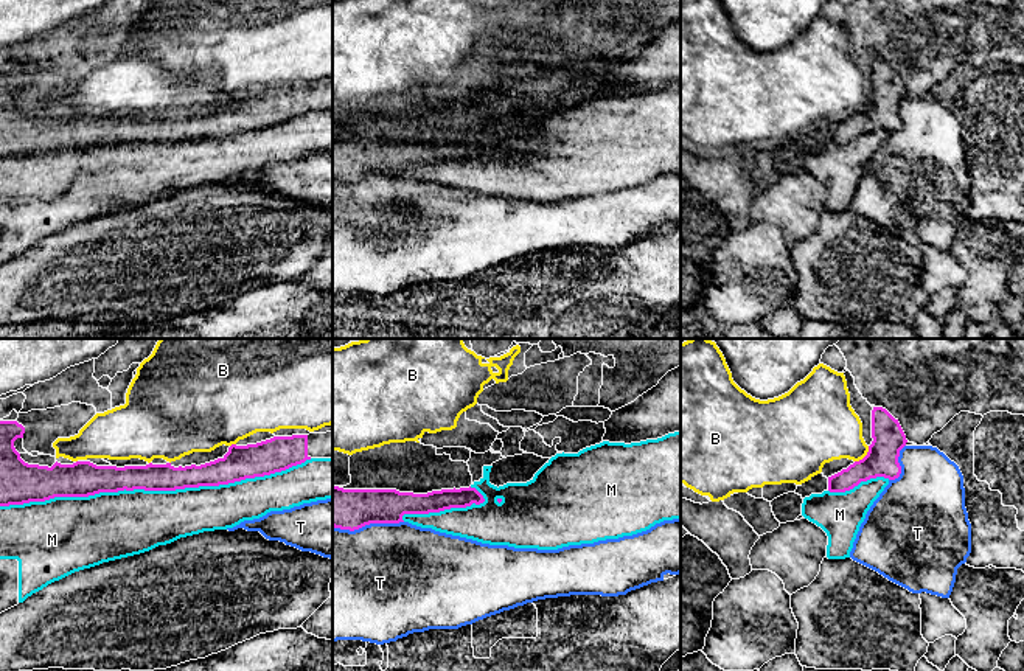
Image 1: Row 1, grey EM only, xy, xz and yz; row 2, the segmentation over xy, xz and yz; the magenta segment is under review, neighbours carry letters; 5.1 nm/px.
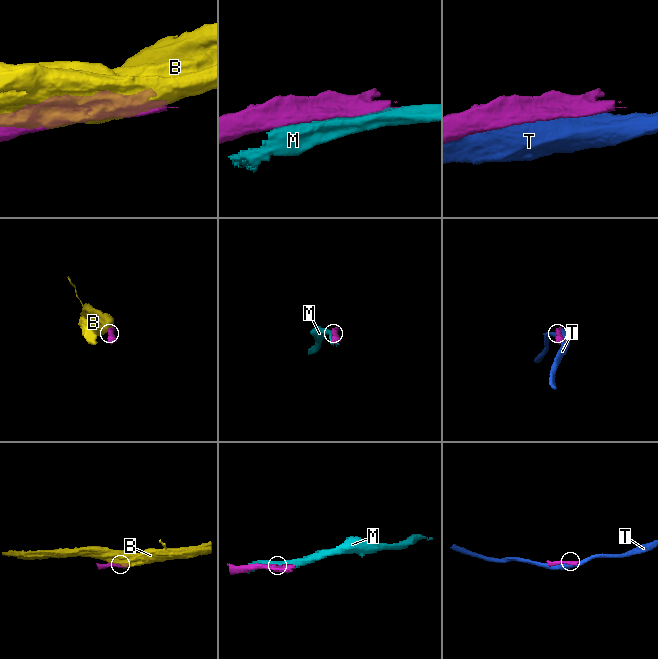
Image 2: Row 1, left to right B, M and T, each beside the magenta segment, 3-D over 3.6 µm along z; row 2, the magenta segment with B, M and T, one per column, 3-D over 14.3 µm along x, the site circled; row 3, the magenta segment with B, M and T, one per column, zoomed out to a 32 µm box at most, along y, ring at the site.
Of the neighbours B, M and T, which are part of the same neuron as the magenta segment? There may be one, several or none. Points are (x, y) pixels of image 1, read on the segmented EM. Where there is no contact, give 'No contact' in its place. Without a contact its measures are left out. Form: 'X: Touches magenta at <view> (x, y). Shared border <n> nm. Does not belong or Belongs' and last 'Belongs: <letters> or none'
B: Touches magenta at yz (866, 455). Shared border 120 nm. Does not belong
M: Touches magenta at xy (156, 490). Shared border 1600 nm. Does not belong
T: Touches magenta at xz (367, 524). Shared border 360 nm. Does not belong
Belongs: none

